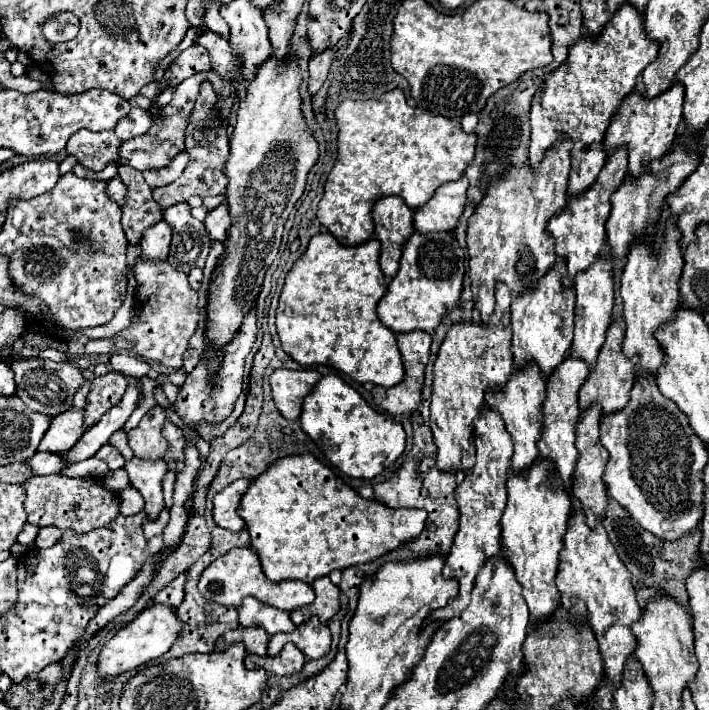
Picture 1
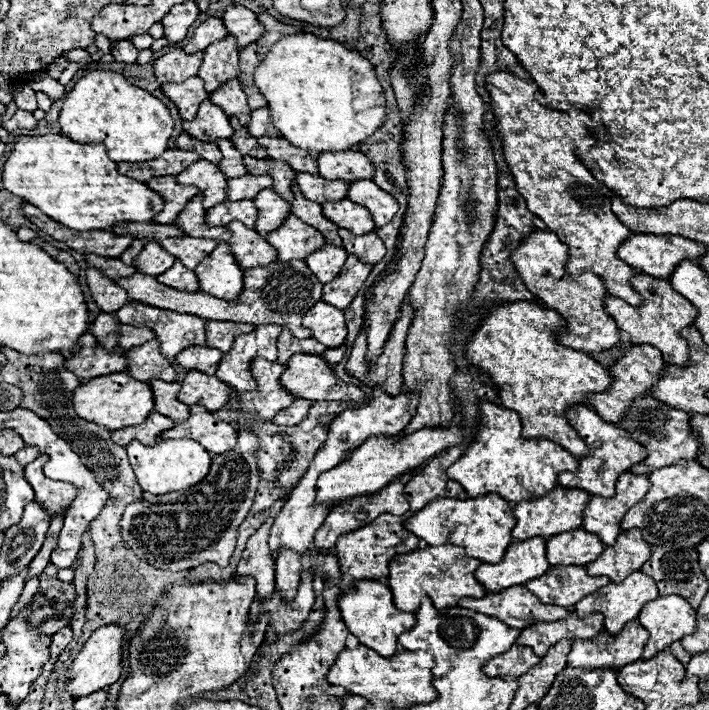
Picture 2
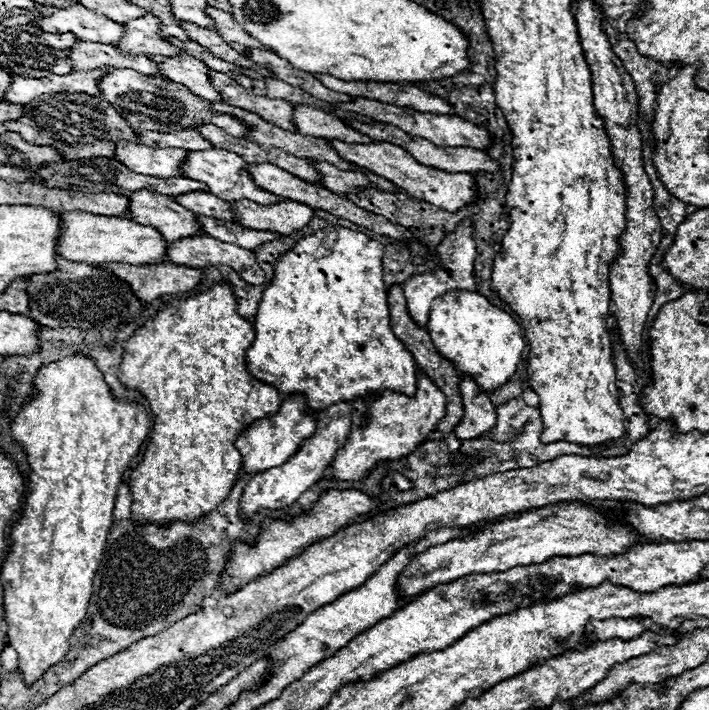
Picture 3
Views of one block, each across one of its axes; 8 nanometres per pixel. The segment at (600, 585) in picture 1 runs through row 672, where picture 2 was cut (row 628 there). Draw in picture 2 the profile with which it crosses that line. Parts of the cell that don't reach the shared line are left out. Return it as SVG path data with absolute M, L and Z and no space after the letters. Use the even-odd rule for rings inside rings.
M632 572L626 580L622 580L618 584L610 582L608 588L602 588L600 592L596 592L596 596L586 596L584 600L580 600L580 604L576 604L576 608L574 608L574 612L578 616L588 616L588 614L594 614L594 612L604 614L604 628L610 634L616 634L624 628L626 622L636 620L636 616L640 614L640 610L644 608L646 602L656 600L656 598L658 598L656 582L650 576L642 574L642 572Z

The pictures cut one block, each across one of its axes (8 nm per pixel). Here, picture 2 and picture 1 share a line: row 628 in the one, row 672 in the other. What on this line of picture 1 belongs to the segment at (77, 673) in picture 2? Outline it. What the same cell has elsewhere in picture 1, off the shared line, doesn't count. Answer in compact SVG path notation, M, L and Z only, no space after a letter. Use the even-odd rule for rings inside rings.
M152 604L148 606L144 612L140 612L130 624L126 624L124 628L120 628L114 638L110 638L96 662L96 670L98 676L102 680L110 680L122 672L128 670L136 670L140 664L146 664L162 654L166 654L170 650L170 646L174 644L178 632L180 632L182 624L176 616L176 612L172 612L172 608L164 608L162 604Z

